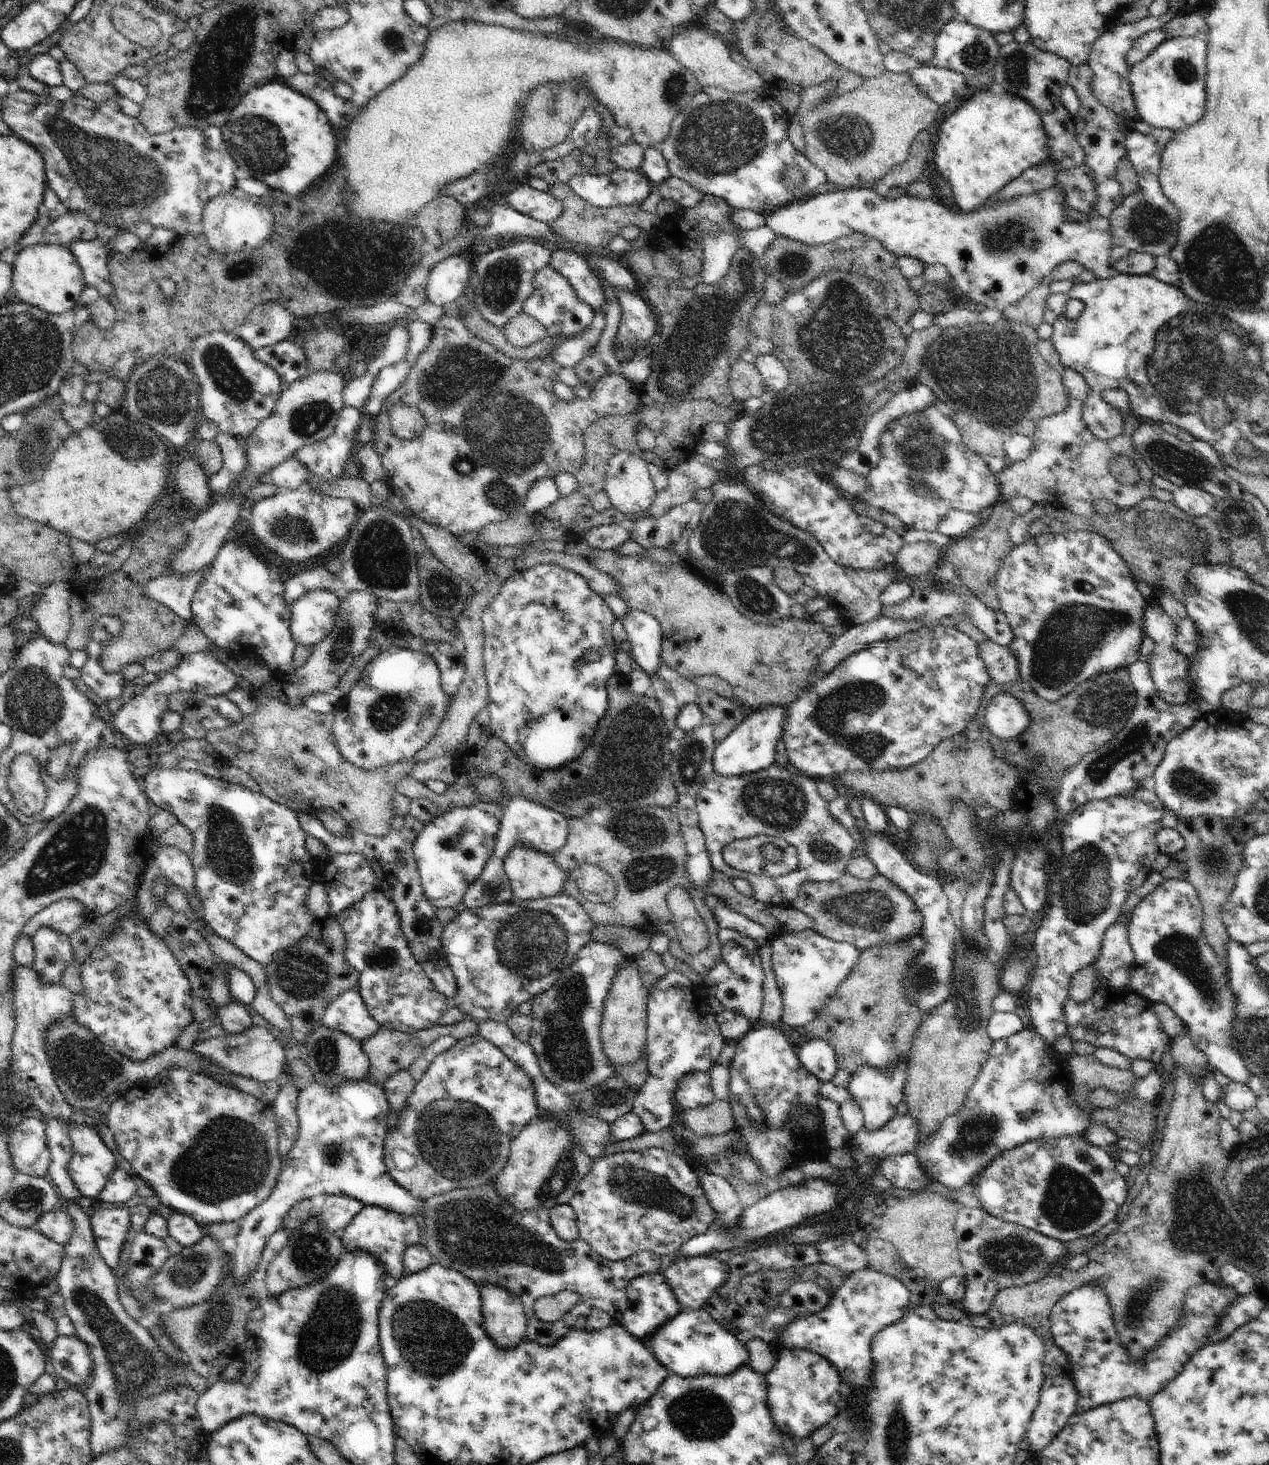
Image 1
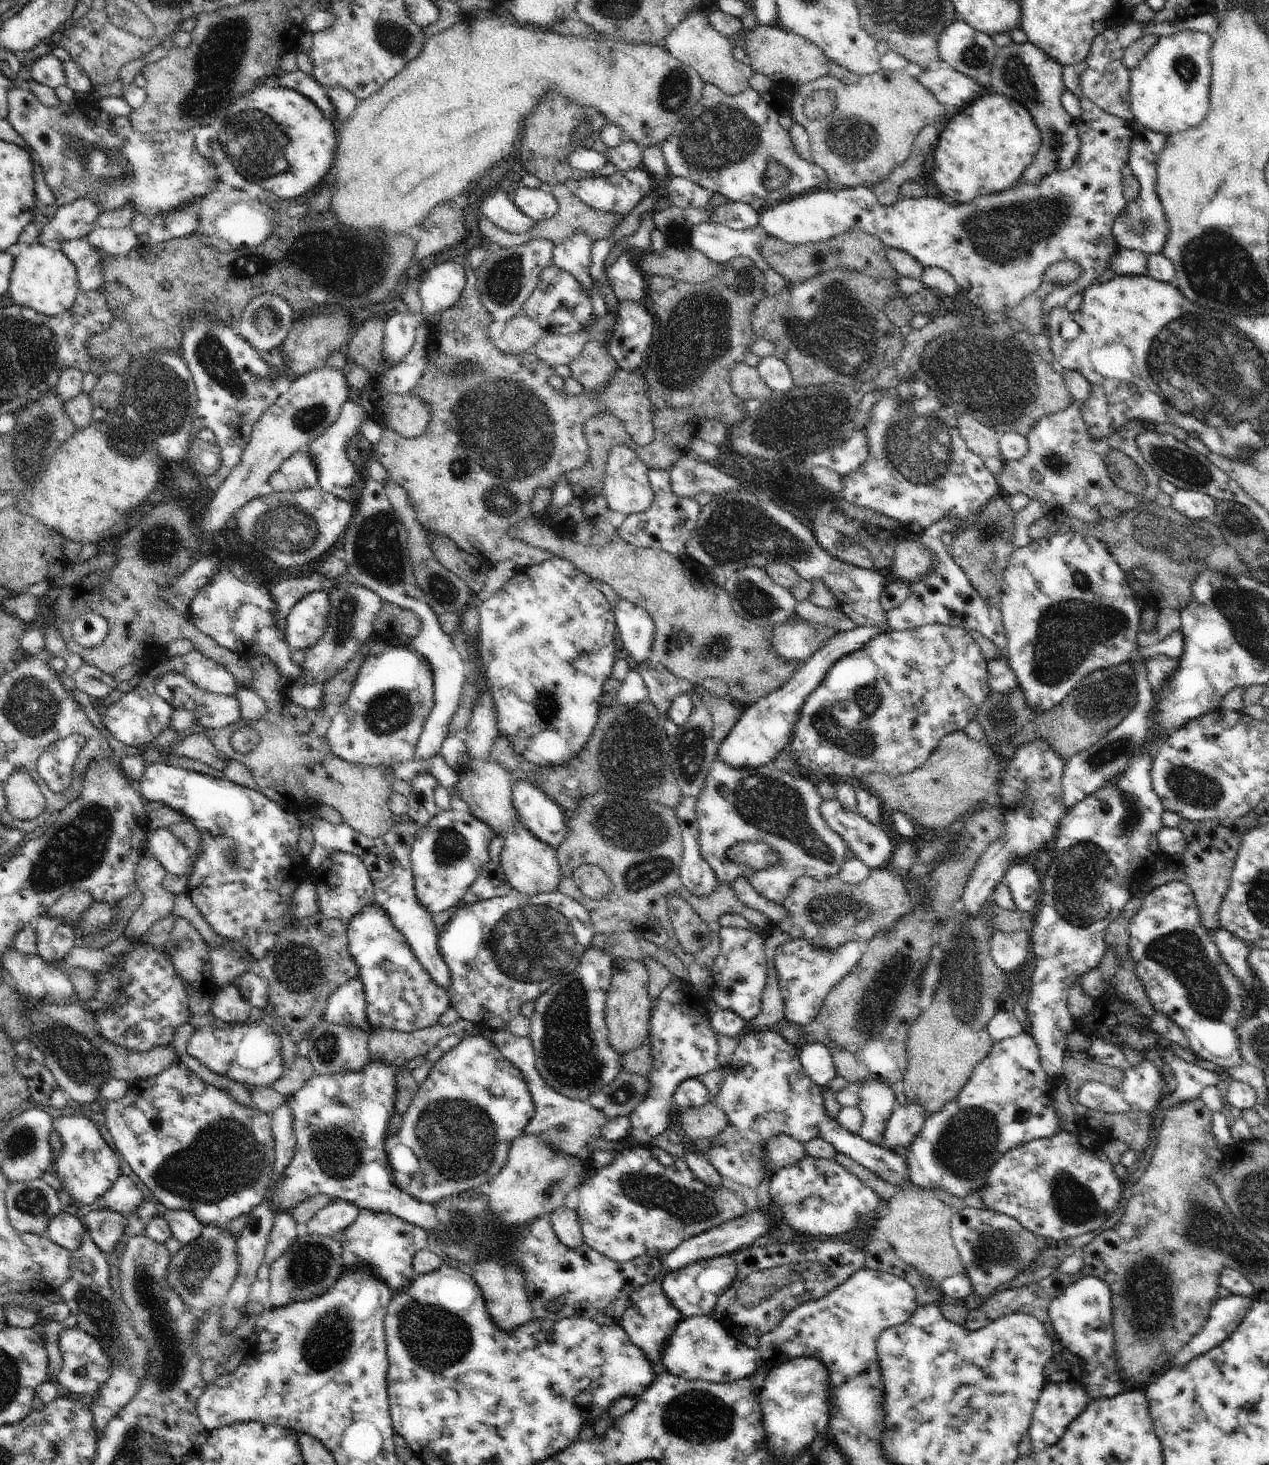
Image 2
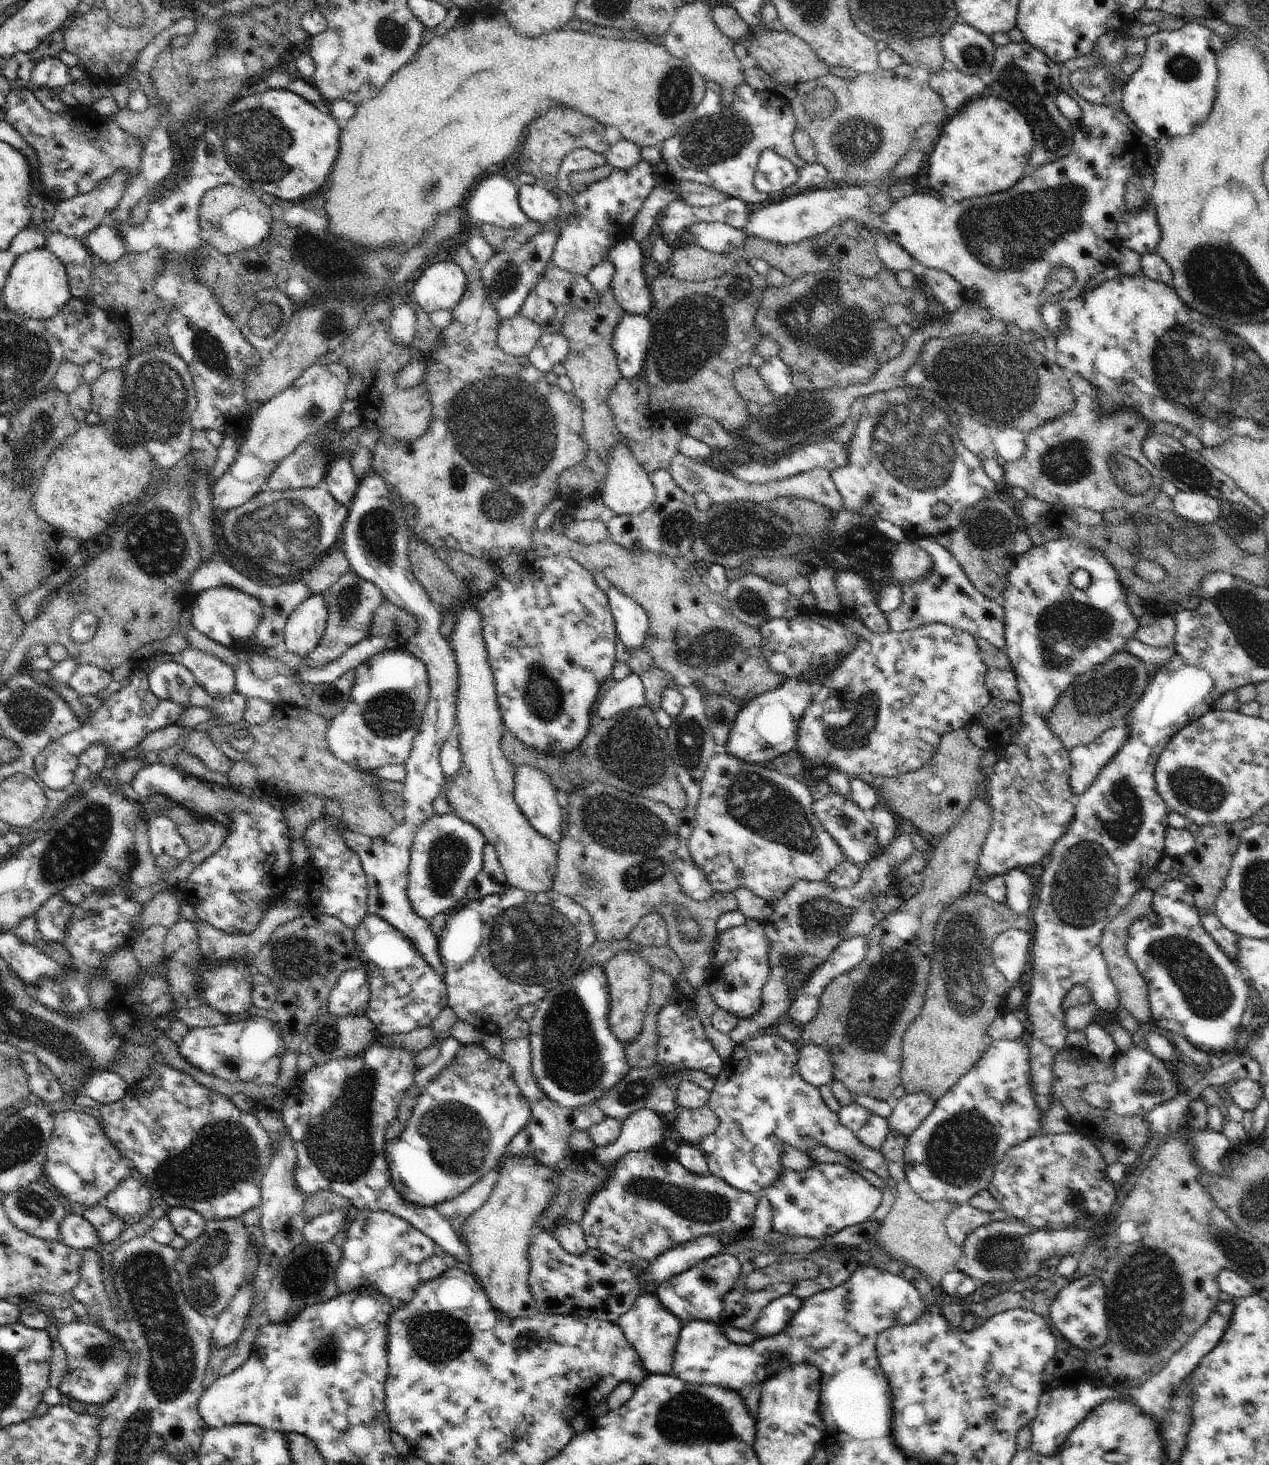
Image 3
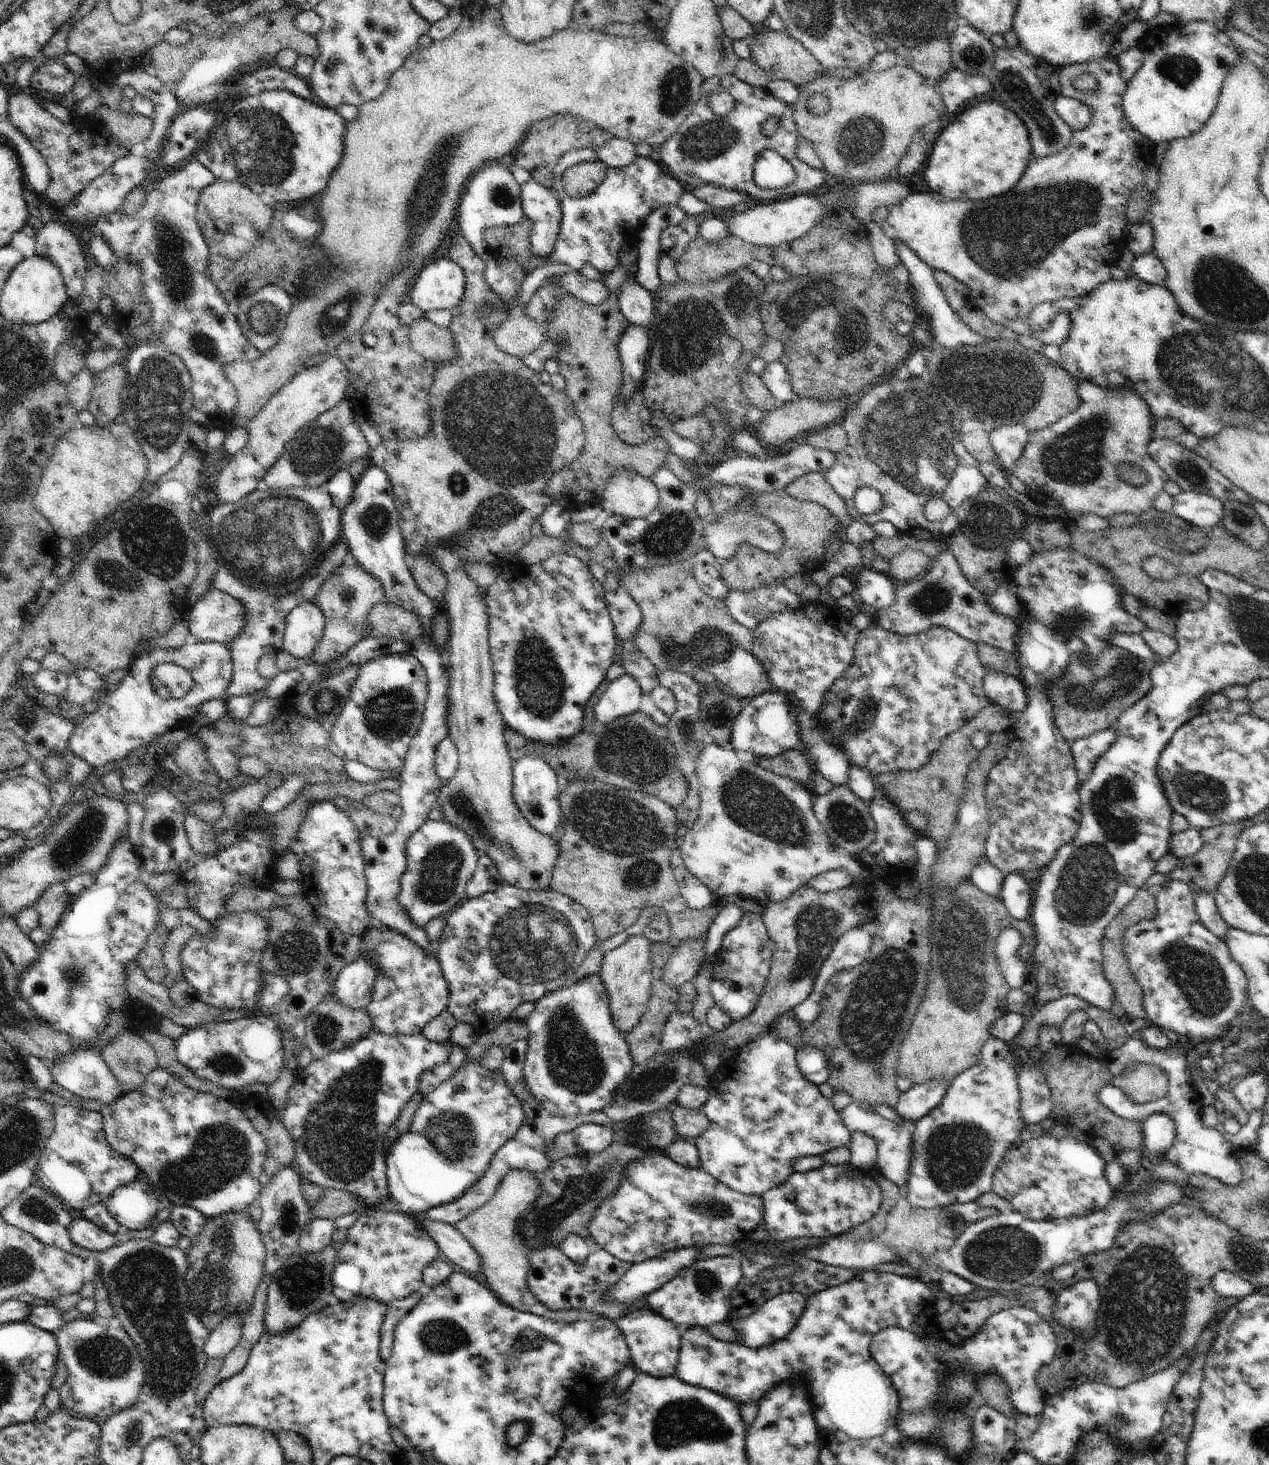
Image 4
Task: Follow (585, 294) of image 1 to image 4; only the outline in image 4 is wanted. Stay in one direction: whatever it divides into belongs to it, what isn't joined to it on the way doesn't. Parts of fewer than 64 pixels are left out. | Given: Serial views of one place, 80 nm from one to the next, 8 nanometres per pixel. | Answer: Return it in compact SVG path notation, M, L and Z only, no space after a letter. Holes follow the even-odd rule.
M575 149L564 154L553 171L553 196L560 202L562 221L554 244L552 255L547 260L551 265L566 264L574 271L580 271L590 264L603 273L611 273L620 262L622 246L636 247L645 228L646 218L662 208L677 204L687 189L680 185L665 169L655 155L637 157L626 168L609 167L606 177L588 196L572 198L564 192L562 176L574 164L597 160L593 149Z

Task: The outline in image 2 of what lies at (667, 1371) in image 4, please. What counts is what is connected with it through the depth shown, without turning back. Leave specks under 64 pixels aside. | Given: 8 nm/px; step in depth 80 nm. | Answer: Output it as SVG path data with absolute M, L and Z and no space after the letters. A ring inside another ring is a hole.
M656 1278L639 1286L630 1295L631 1305L624 1311L619 1325L626 1331L630 1340L639 1346L647 1357L661 1370L661 1350L666 1339L671 1338L675 1326L682 1320L681 1312L670 1302L668 1296L662 1288L662 1279Z

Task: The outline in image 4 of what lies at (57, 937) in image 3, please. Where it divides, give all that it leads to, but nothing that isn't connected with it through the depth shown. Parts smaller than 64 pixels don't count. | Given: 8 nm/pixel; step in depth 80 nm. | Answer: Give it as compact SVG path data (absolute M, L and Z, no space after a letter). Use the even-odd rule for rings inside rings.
M58 882L54 886L50 886L42 898L38 898L36 902L39 926L43 931L46 931L49 935L52 934L52 930L58 926L58 920L62 916L62 912L66 910L68 902L71 902L71 895L67 892L67 886L64 882Z

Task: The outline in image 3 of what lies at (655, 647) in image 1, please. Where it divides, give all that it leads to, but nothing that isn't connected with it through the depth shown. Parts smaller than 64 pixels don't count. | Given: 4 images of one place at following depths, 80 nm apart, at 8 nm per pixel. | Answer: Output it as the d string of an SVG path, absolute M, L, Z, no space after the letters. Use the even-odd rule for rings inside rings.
M614 585L606 592L617 635L628 650L643 647L650 622L646 610Z

